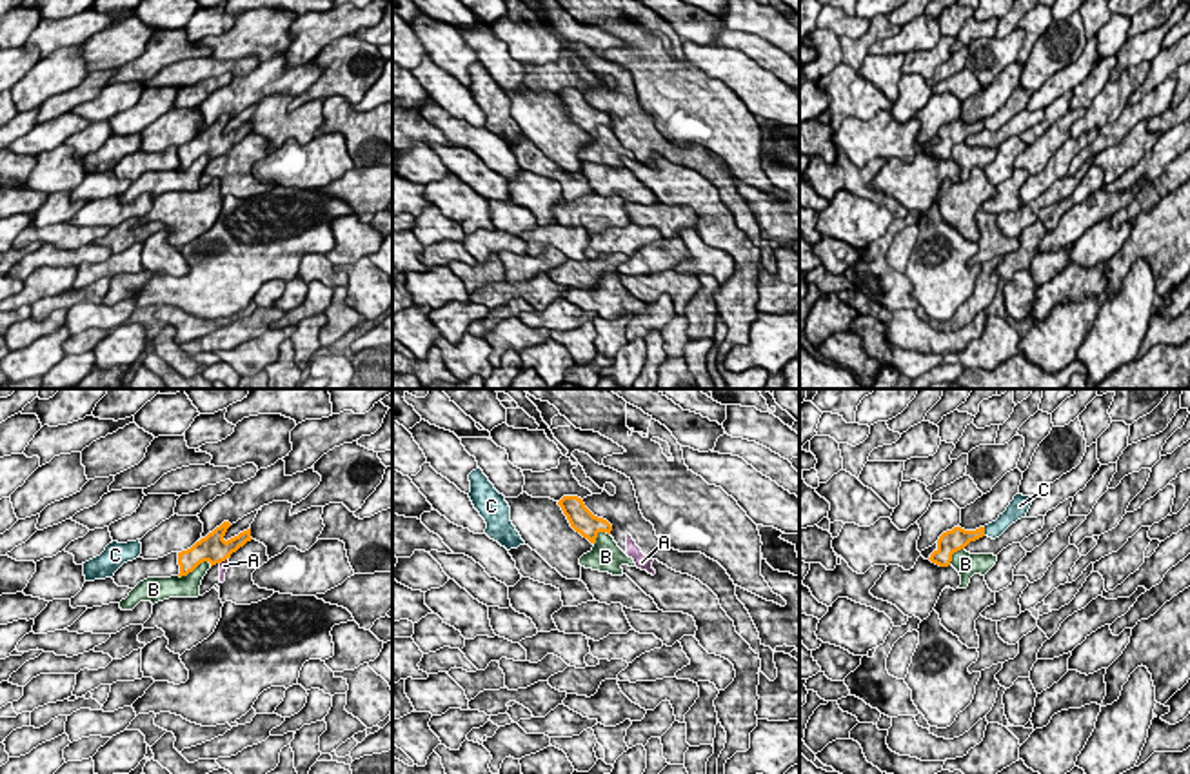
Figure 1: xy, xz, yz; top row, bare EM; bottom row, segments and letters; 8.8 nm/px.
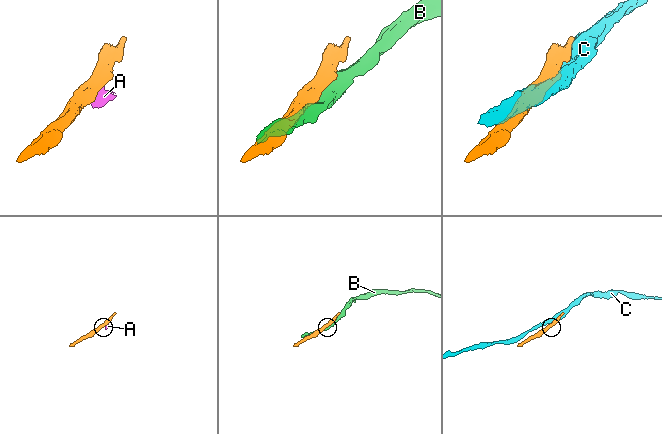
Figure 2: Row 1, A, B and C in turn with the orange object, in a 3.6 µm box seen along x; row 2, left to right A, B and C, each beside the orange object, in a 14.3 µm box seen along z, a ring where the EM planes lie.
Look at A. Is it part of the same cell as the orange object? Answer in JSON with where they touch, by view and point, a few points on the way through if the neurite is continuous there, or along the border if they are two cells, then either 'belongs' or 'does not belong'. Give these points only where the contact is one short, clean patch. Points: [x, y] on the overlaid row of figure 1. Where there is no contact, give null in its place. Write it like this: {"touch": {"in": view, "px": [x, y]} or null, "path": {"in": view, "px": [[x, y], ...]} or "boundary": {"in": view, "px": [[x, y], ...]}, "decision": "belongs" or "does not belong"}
{"touch": {"in": "xy", "px": [224, 560]}, "boundary": {"in": "xy", "px": [[228, 556], [220, 564]]}, "decision": "does not belong"}

